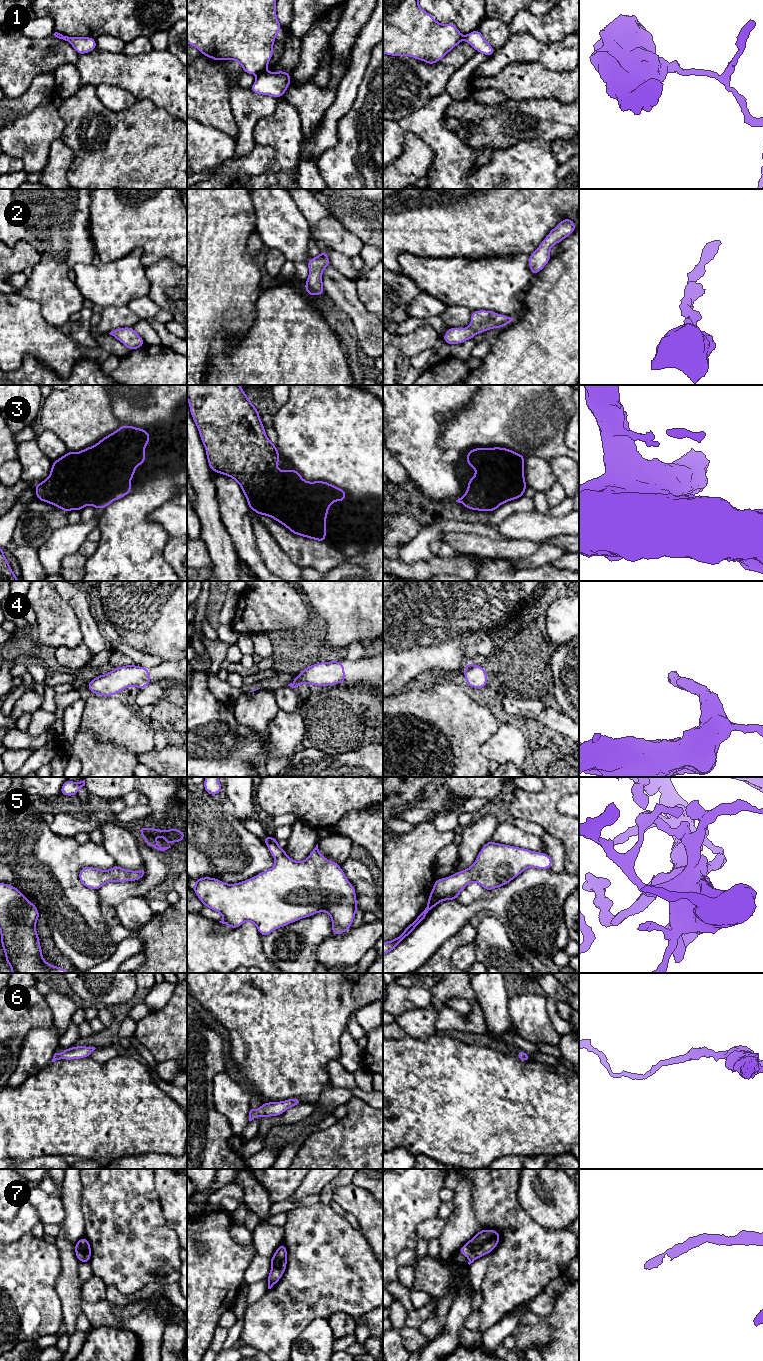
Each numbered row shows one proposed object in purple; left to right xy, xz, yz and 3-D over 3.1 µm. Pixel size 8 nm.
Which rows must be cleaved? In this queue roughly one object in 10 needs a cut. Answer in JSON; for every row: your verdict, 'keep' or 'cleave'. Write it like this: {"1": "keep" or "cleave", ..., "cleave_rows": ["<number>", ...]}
{"1": "cleave", "2": "keep", "3": "keep", "4": "keep", "5": "keep", "6": "keep", "7": "keep", "cleave_rows": ["1"]}

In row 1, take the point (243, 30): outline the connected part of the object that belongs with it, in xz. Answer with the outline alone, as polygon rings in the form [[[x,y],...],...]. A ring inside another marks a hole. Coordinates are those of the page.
[[[187,0],[187,43],[216,61],[236,60],[247,74],[259,75],[266,70],[281,28],[276,15],[276,0]]]

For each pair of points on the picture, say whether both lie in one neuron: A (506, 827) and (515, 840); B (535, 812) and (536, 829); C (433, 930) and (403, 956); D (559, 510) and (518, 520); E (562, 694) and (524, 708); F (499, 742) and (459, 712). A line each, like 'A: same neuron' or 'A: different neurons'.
A: same neuron
B: different neurons
C: same neuron
D: different neurons
E: different neurons
F: different neurons

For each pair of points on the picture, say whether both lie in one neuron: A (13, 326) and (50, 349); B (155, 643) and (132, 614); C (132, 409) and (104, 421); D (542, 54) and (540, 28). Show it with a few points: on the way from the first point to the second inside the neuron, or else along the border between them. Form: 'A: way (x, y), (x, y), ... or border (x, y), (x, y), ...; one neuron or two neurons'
A: way (22, 330), (41, 340); one neuron
B: way (145, 640), (139, 640), (130, 631), (130, 624); one neuron
C: border (108, 395), (111, 401), (111, 411), (122, 425); two neurons
D: border (519, 33), (530, 33), (545, 43), (564, 39); two neurons

